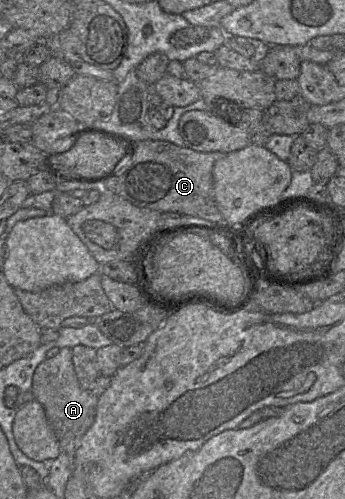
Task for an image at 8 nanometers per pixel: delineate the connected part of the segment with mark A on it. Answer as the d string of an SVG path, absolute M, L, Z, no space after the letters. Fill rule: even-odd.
M60 348L59 353L41 362L32 377L32 393L46 413L58 439L60 451L73 457L83 435L95 420L98 397L89 390L83 390L77 379L72 360L72 349Z

